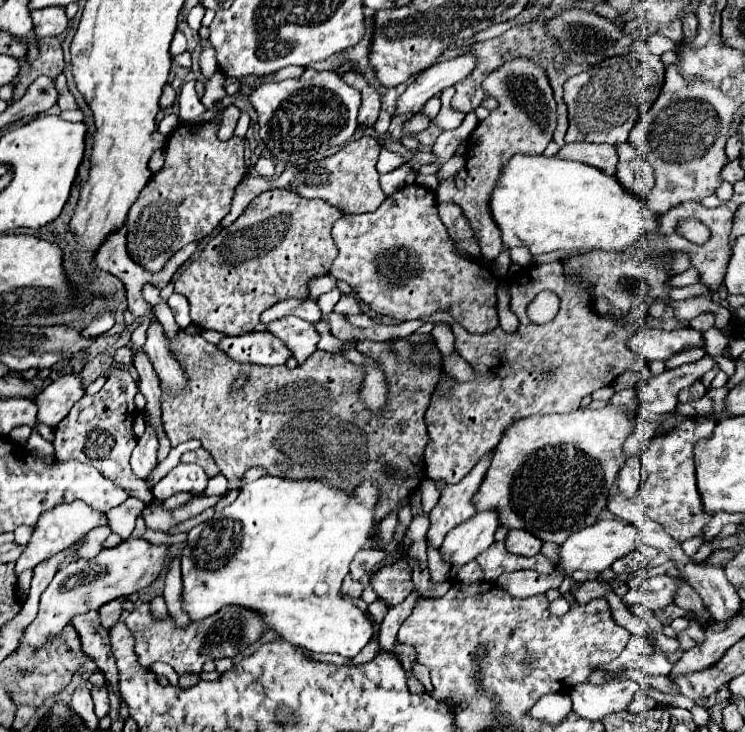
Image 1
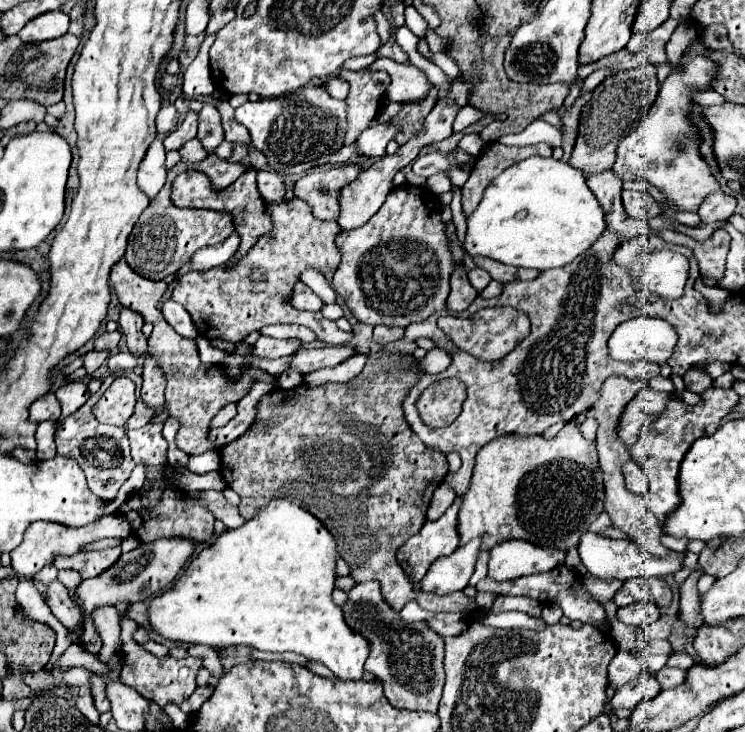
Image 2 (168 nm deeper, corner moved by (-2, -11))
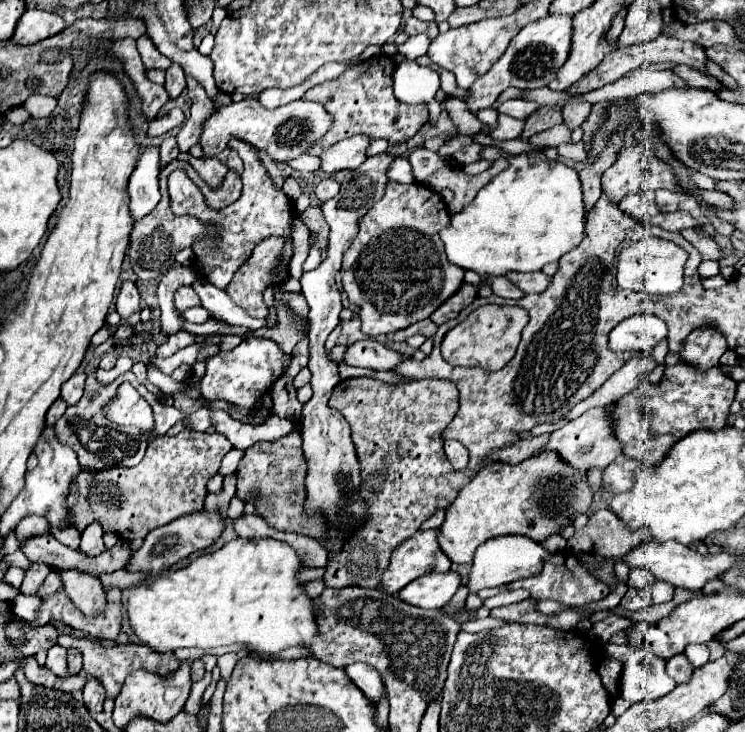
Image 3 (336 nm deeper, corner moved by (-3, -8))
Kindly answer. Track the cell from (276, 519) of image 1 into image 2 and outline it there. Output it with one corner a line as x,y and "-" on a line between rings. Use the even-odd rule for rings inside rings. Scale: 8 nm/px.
272,499
242,527
220,533
210,547
192,559
170,591
152,599
150,625
172,643
204,643
214,649
250,645
260,651
294,651
326,665
344,681
356,681
362,677
370,641
346,625
342,607
332,601
338,557
336,541
320,519
286,499

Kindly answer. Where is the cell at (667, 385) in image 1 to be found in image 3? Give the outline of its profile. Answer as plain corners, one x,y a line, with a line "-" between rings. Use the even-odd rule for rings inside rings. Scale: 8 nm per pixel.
591,408
579,418
571,420
559,430
553,430
549,434
549,442
535,454
541,452
555,452
565,464
569,464
575,470
589,472
593,468
605,468
609,462
613,462
621,454
621,444
613,438
611,432
611,418
609,418
609,408

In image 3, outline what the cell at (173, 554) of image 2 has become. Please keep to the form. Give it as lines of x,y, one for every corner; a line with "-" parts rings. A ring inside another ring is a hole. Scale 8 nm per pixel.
193,512
191,516
181,516
181,520
173,520
173,524
165,524
145,538
143,546
133,554
133,562
129,562
129,572
143,572
149,576
157,576
163,570
169,570
175,562
187,558
195,550
209,548
225,530
225,518
217,512

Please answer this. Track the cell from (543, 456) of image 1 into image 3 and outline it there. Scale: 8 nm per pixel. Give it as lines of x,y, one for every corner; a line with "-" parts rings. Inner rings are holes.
553,452
527,458
515,466
487,464
459,490
453,504
445,510
445,522
439,528
437,544
451,562
471,564
477,546
489,538
513,534
541,542
573,522
577,514
587,512
591,502
593,492
585,482
585,472
561,464

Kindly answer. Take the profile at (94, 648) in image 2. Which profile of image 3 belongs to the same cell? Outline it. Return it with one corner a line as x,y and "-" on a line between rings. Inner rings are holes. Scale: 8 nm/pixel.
73,648
67,652
67,672
73,676
73,674
79,674
83,668
81,664
81,656
79,652
73,652

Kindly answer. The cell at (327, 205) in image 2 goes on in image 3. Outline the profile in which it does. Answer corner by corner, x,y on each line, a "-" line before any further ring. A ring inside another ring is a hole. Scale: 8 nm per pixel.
325,178
325,180
321,180
321,184
315,186
315,196
317,196
317,200
321,204
331,200
337,192
339,192
339,184
335,180
331,180
331,178

